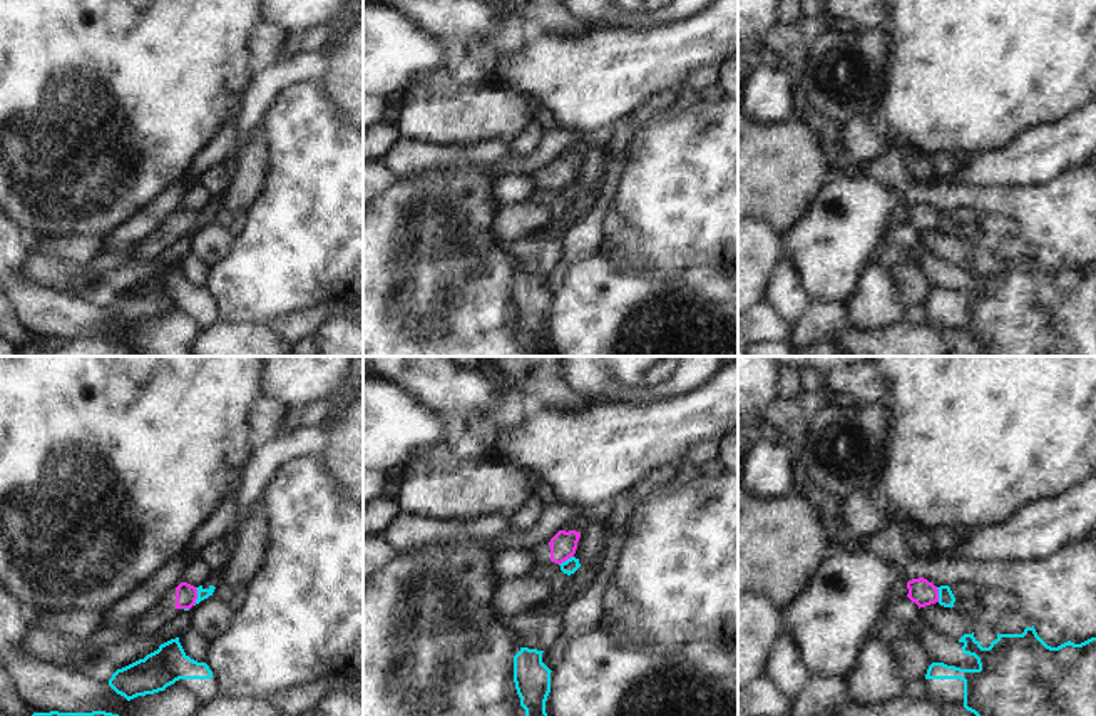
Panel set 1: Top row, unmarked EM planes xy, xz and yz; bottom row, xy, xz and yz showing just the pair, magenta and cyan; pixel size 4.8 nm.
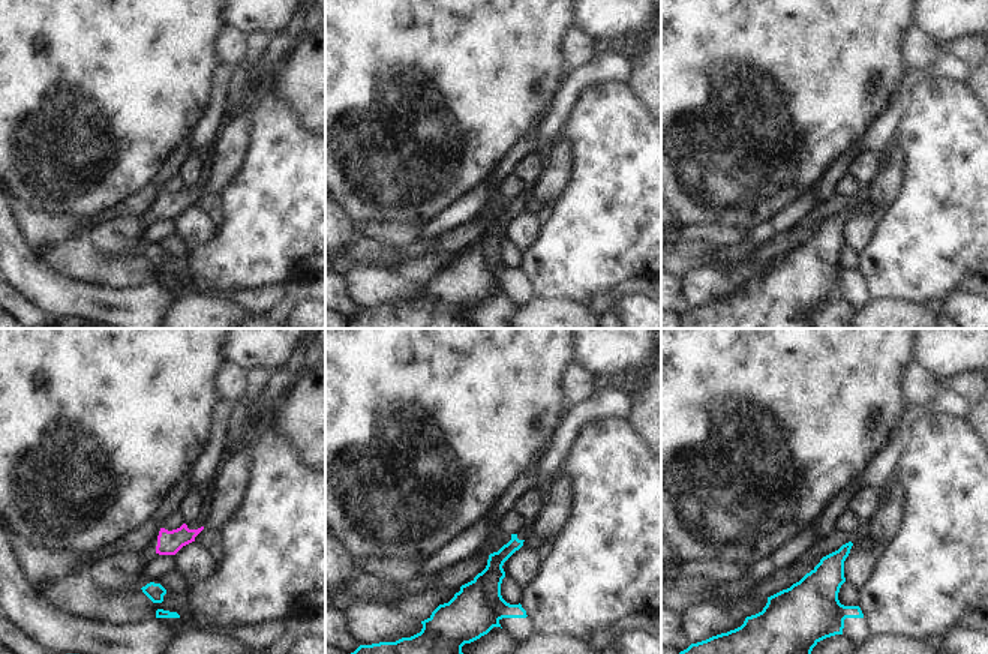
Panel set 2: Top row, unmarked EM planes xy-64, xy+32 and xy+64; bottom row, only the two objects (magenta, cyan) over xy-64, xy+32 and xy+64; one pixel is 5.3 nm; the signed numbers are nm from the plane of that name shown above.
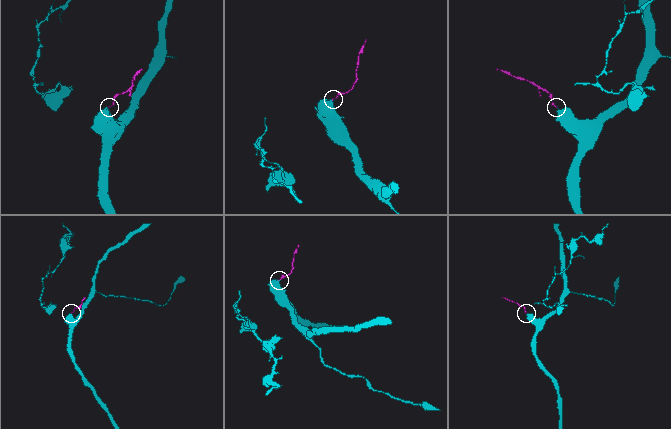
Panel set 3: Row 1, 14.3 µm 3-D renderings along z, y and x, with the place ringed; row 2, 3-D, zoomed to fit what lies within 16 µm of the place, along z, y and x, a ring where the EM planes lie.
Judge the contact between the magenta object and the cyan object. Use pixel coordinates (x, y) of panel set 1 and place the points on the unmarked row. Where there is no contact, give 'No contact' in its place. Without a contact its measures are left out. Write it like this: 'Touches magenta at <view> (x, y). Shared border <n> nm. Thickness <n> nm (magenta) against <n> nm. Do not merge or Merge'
Touches magenta at xy (196, 221). Shared border 90 nm. Thickness 110 nm (magenta) against 50 nm. Do not merge.

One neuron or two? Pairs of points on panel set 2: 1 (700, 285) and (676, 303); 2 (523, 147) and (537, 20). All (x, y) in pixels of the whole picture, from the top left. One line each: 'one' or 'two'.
1: two
2: two

